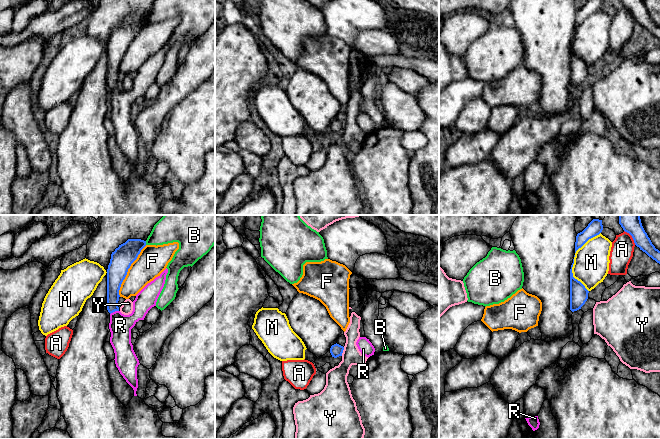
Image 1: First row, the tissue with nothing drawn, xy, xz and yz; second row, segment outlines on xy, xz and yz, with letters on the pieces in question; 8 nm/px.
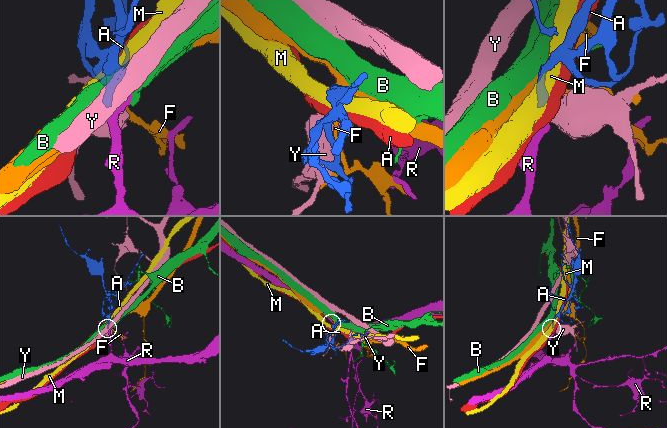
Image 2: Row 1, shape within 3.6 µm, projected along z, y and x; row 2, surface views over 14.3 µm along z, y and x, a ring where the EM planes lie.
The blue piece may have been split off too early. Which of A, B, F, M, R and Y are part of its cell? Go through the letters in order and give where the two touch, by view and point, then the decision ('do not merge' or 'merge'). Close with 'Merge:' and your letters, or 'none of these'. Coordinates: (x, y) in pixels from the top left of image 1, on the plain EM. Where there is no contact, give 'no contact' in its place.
A: contact yz (632, 13); do not merge
B: contact xy (145, 19); do not merge
F: contact xy (127, 47); do not merge
M: contact yz (572, 52); do not merge
R: contact xy (114, 87); merge
Y: contact xz (342, 127); do not merge
Merge: R

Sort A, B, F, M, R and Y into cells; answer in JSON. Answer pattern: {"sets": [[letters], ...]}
{"sets": [["A"], ["B"], ["F"], ["M"], ["R"], ["Y"]]}

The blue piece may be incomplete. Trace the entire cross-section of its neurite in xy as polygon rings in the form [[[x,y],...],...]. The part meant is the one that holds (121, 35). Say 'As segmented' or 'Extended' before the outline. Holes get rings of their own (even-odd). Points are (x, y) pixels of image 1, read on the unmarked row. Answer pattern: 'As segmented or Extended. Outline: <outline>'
Extended. Outline: [[[128,15],[111,30],[107,45],[107,86],[110,89],[110,119],[115,129],[115,140],[126,158],[137,172],[137,143],[140,140],[131,119],[131,105],[139,96],[144,96],[148,87],[156,82],[157,75],[164,63],[168,45],[148,59],[133,77],[133,87],[124,91],[119,87],[119,66],[131,40],[137,35],[146,17]]]

